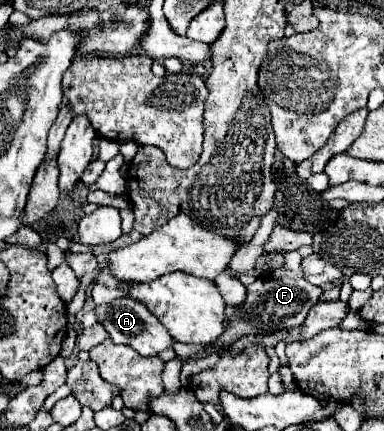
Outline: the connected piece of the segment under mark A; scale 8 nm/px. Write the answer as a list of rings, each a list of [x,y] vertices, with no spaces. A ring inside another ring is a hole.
[[[116,299],[112,303],[96,305],[94,313],[96,313],[96,319],[100,321],[100,325],[106,329],[108,337],[112,339],[112,343],[116,343],[116,345],[128,345],[128,347],[136,349],[144,357],[158,355],[162,349],[172,347],[172,343],[174,343],[174,339],[160,325],[160,321],[142,303],[138,303],[134,299]]]

